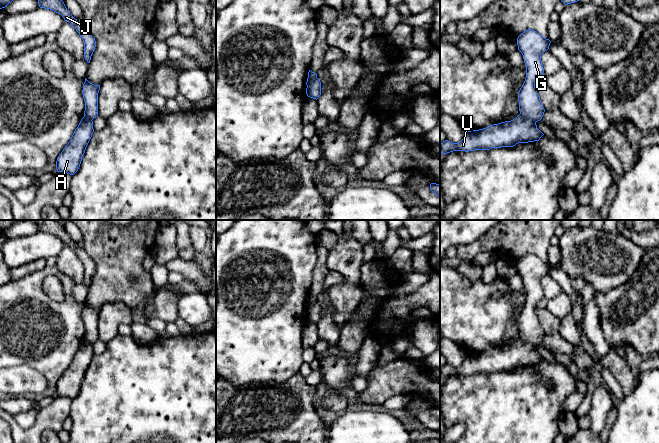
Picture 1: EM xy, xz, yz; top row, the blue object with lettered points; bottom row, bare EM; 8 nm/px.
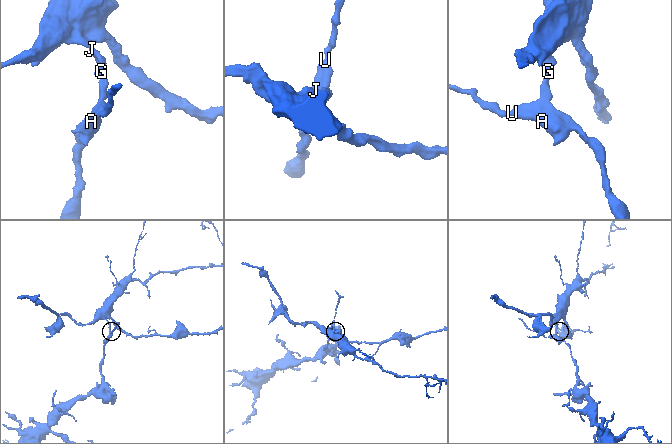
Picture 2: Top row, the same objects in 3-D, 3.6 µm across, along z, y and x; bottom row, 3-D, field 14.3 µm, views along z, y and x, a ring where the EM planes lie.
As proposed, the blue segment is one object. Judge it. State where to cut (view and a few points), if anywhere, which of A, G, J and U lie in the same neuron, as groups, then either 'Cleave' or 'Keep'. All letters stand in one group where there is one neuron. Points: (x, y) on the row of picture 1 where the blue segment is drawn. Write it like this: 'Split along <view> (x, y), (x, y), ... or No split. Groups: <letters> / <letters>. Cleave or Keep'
Split along yz (519, 114), (535, 122). Groups: A U / G J. Cleave

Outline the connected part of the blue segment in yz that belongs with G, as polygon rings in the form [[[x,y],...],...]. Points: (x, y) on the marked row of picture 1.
[[[532,29],[517,38],[518,50],[526,66],[526,78],[518,92],[520,115],[533,122],[542,119],[545,109],[535,88],[535,82],[544,74],[541,55],[549,49],[551,41]]]

